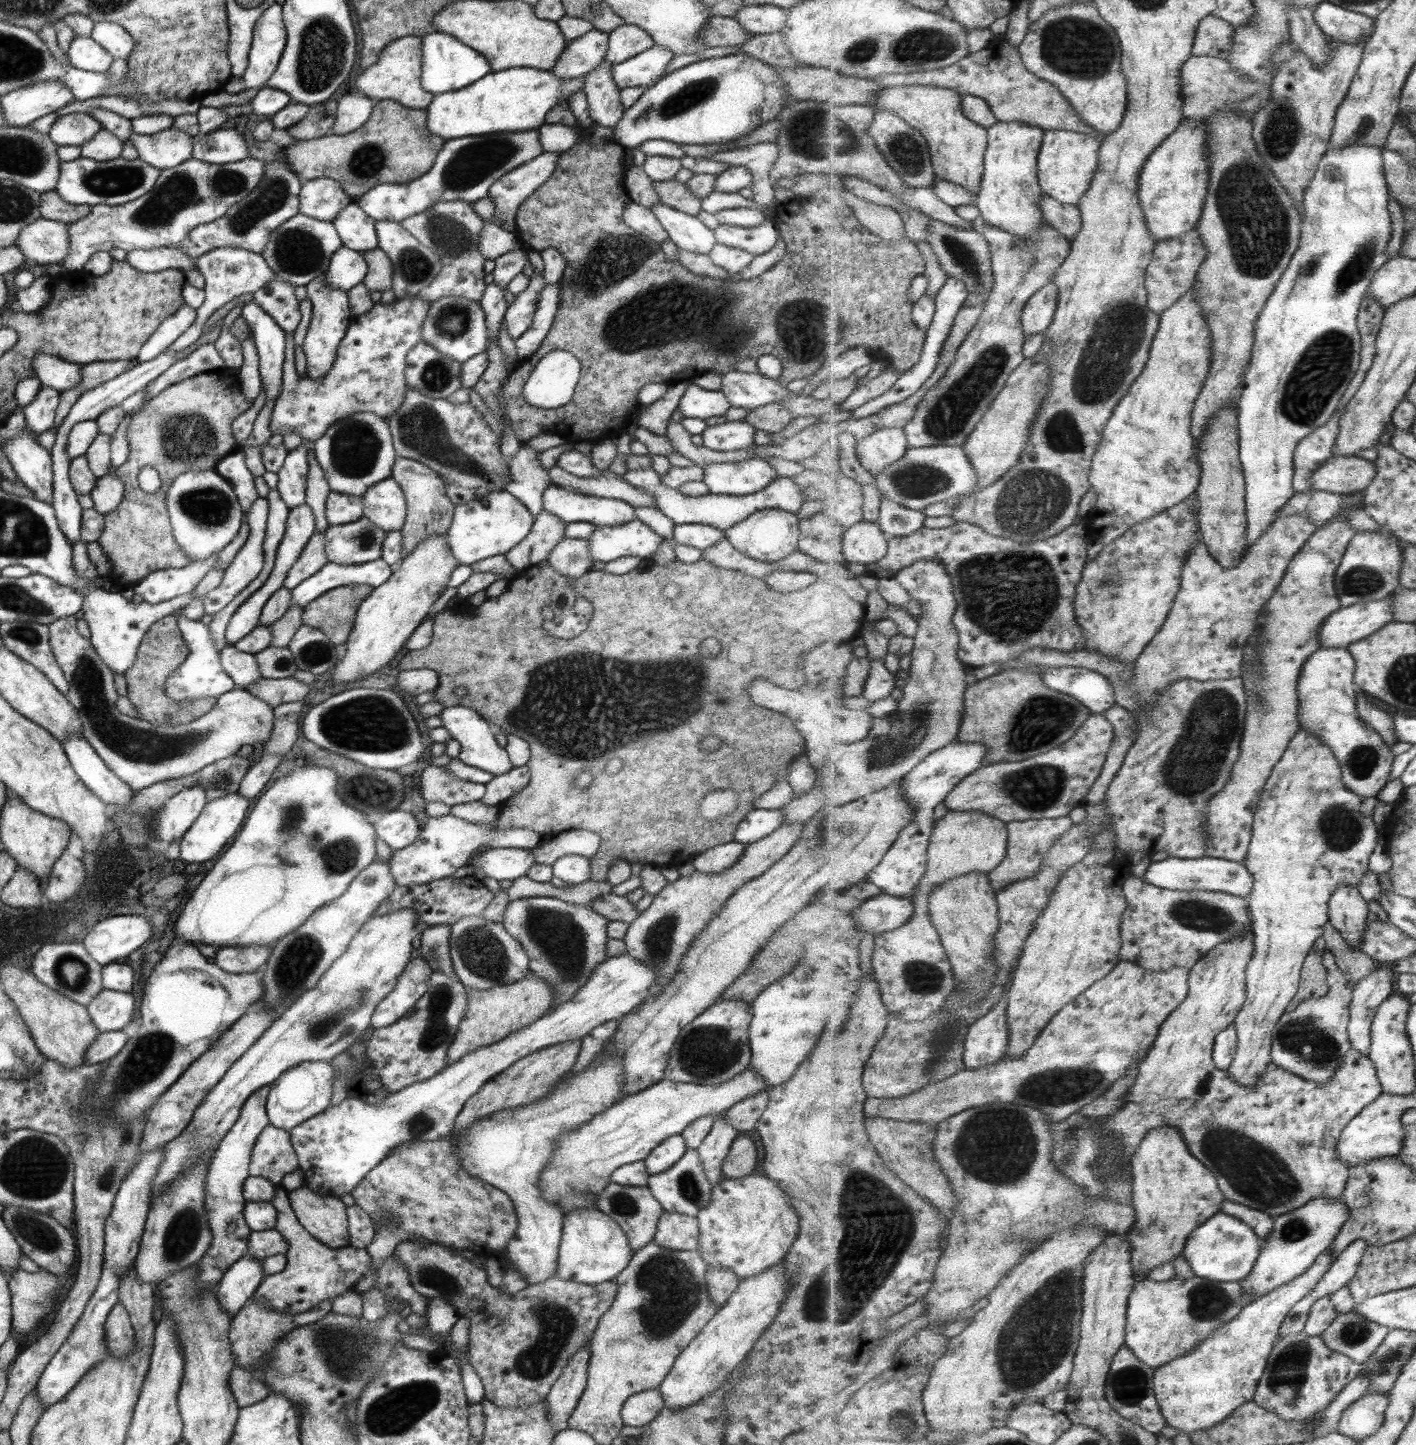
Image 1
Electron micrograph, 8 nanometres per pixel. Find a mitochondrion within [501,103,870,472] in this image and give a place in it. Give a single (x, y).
(613, 257)

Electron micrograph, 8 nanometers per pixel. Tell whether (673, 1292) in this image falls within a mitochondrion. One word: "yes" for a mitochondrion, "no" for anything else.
yes

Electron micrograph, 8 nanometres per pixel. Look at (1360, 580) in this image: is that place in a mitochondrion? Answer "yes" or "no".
yes

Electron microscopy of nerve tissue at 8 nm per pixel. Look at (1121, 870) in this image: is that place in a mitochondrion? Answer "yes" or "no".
no

